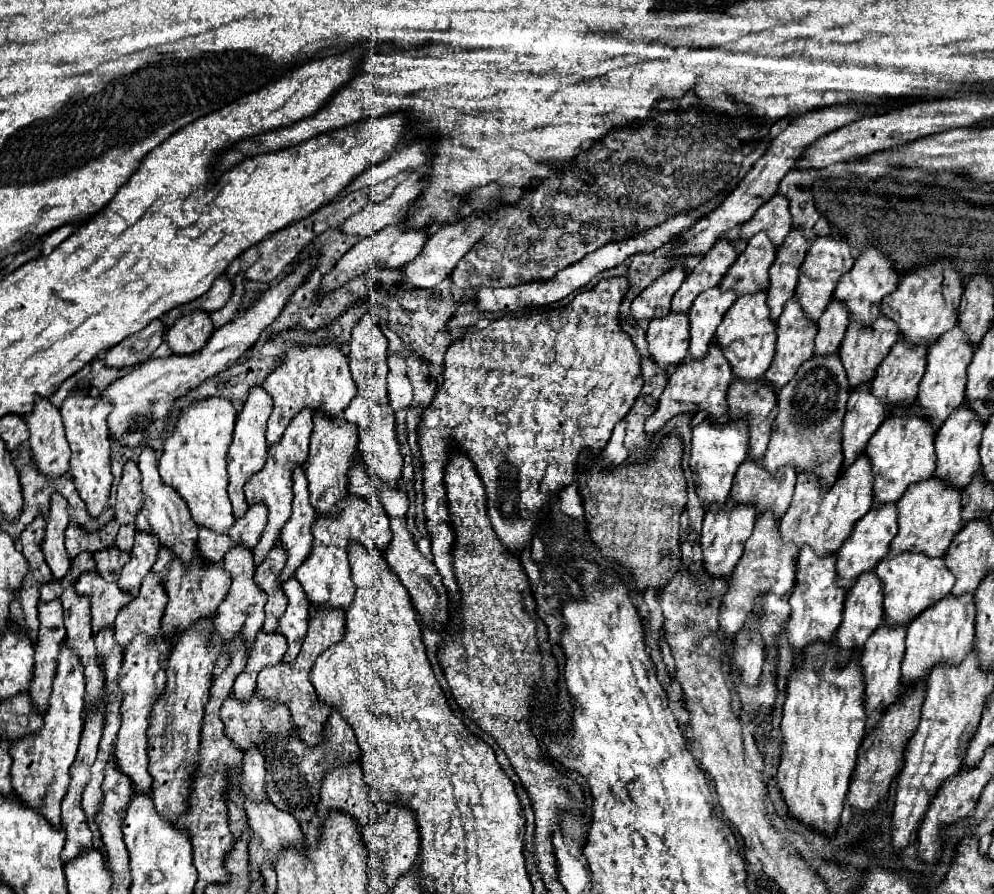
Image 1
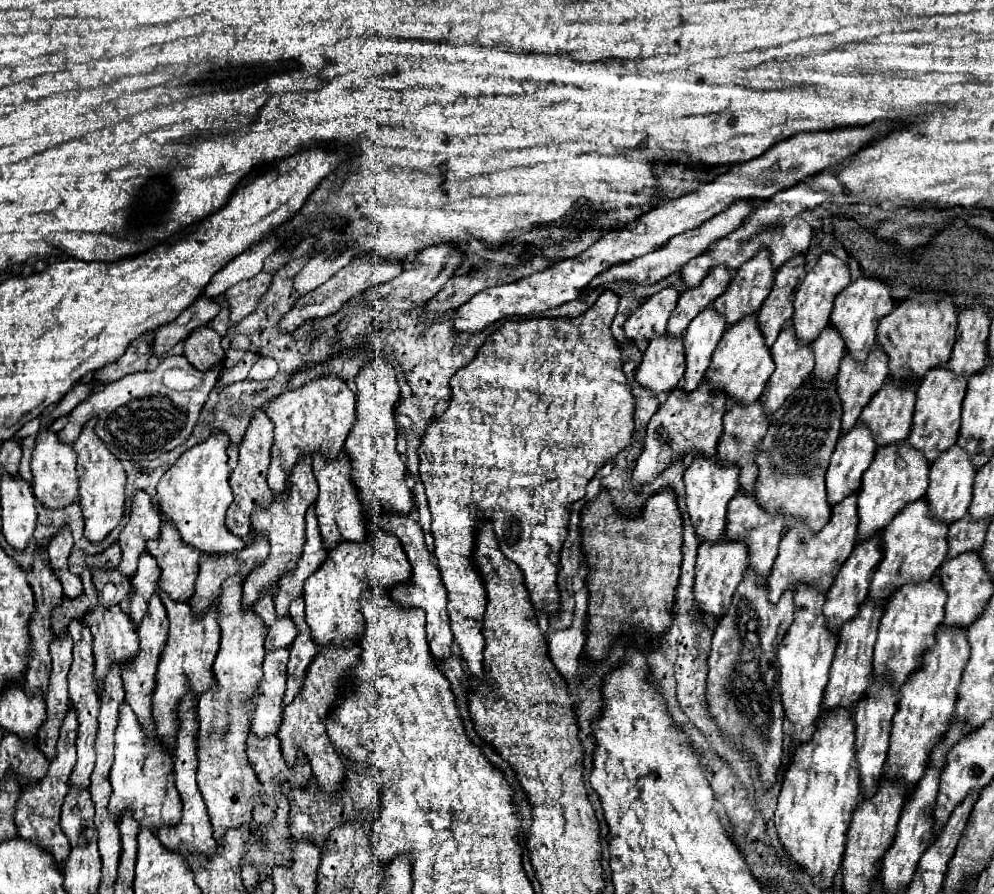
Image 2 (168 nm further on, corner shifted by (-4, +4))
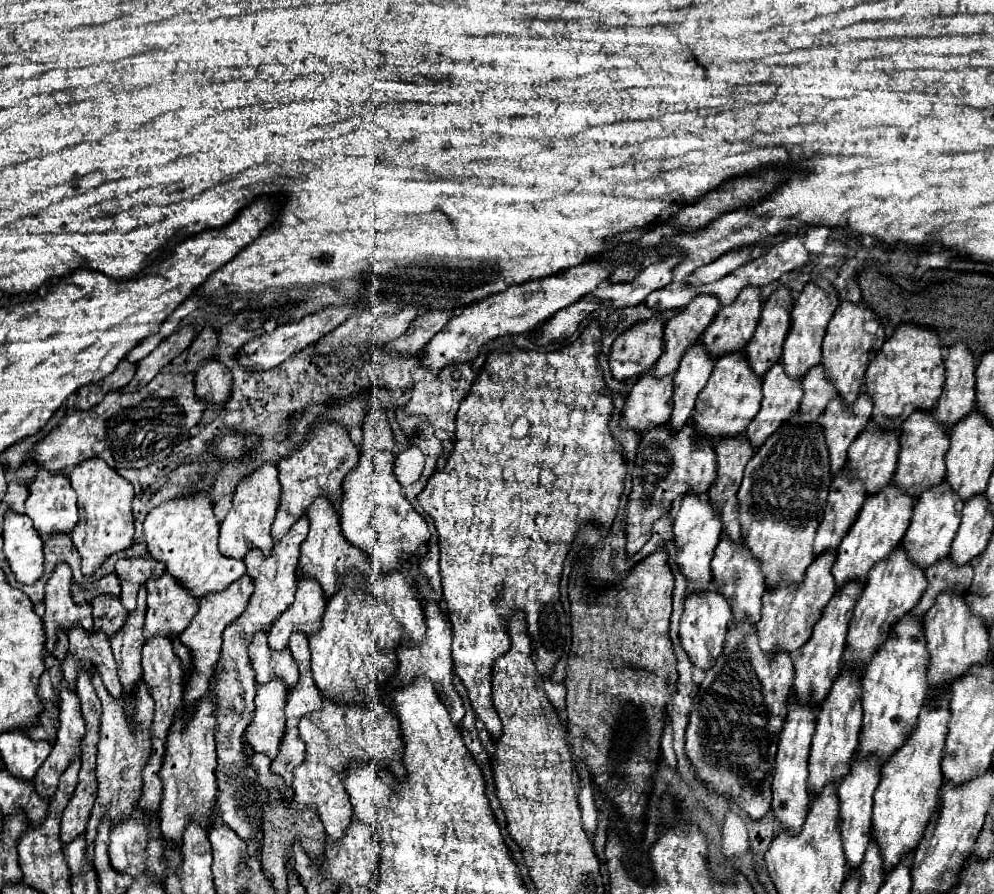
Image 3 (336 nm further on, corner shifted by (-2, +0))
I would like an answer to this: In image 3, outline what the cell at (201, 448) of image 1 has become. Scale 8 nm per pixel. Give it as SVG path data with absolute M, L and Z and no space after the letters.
M207 493L161 503L147 515L143 523L143 535L149 557L161 561L165 571L177 579L177 583L181 583L195 599L219 593L247 573L243 561L229 559L219 553L219 523L213 515L213 505Z

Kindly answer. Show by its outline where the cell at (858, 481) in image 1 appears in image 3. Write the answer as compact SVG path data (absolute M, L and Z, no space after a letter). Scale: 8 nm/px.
M819 555L805 571L805 581L799 587L787 587L779 585L773 591L765 591L763 595L763 607L761 607L761 621L757 623L757 635L759 635L759 647L765 651L765 655L773 655L775 651L795 653L801 649L813 631L813 625L819 621L825 605L835 595L835 583L831 575L831 567L835 563L835 555Z

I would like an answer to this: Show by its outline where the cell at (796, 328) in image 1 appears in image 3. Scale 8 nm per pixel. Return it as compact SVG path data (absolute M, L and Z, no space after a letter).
M775 363L763 377L761 411L745 431L753 449L759 449L759 445L763 445L781 423L787 423L787 419L799 411L801 397L801 381L789 379L783 371L783 365Z

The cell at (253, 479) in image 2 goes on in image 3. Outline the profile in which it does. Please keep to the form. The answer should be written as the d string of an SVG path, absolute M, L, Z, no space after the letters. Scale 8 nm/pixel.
M265 463L261 469L257 469L253 475L249 475L243 483L239 483L233 505L221 523L221 533L219 533L219 551L227 557L233 559L243 559L247 551L251 549L261 549L263 553L271 553L273 539L269 535L271 525L275 521L275 511L279 509L279 477L277 477L277 467L271 463Z

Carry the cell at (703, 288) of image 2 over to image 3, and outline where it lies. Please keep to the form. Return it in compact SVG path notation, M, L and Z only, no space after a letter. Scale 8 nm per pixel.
M699 295L695 301L687 305L685 311L677 313L667 325L665 325L665 337L663 337L663 355L655 363L653 377L667 377L673 375L679 367L681 357L685 351L699 341L703 331L711 325L711 319L715 319L717 311L721 309L721 303L711 295Z

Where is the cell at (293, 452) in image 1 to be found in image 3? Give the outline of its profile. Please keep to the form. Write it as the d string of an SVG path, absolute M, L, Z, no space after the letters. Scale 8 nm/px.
M301 517L291 531L273 547L271 557L265 557L261 551L249 551L245 555L247 575L251 577L255 591L249 599L247 609L239 619L235 619L223 631L221 655L217 661L219 667L219 683L215 683L215 699L219 699L219 707L215 707L215 715L219 715L219 735L215 735L217 747L217 767L215 777L219 783L217 807L221 821L235 831L247 843L247 855L257 855L259 843L263 839L263 809L269 805L269 791L255 779L255 767L251 767L249 757L243 755L243 731L253 721L253 697L255 697L255 673L249 669L247 645L253 635L271 629L271 623L291 607L297 591L297 563L299 563L299 547L307 537L309 521Z

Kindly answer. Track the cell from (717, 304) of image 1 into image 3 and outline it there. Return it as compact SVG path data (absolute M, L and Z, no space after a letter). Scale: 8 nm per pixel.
M695 343L681 359L681 365L673 375L673 413L669 419L671 431L679 431L689 423L697 395L711 377L711 371L713 359L701 343Z

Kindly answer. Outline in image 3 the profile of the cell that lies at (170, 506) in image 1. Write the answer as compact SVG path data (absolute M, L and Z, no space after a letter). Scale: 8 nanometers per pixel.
M169 573L159 579L151 579L147 585L147 615L143 635L151 639L153 635L181 635L187 623L199 611L199 603L185 591Z

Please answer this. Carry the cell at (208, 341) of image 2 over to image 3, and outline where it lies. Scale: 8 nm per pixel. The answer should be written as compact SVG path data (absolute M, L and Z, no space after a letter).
M205 361L195 373L195 397L205 403L223 405L231 397L231 371L219 361Z

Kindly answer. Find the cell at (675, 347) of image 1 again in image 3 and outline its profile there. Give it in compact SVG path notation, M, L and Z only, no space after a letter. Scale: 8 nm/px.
M651 371L637 379L633 385L623 413L621 413L621 427L623 429L633 429L637 433L647 431L649 427L659 427L665 425L671 417L673 409L673 379L663 377L663 379L653 379Z

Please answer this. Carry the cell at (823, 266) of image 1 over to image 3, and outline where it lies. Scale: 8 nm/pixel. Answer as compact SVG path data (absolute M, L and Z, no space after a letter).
M815 279L805 285L803 293L799 295L793 311L791 311L791 329L783 345L783 367L787 377L791 379L803 379L803 375L821 363L821 341L827 329L827 323L831 321L831 315L837 311L839 299L835 287L827 279Z

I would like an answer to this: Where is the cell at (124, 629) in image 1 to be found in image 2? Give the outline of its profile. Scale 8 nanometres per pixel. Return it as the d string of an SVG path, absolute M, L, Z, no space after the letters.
M155 593L149 601L149 607L147 607L147 613L145 613L141 625L137 627L139 653L133 659L129 659L121 665L121 677L123 677L123 683L125 683L125 701L133 707L133 711L137 713L137 719L141 719L141 725L145 727L145 731L149 731L149 735L155 733L155 723L151 719L151 695L153 695L153 687L155 687L157 661L159 661L163 645L167 641L167 629L169 629L167 611L165 611L159 595Z

